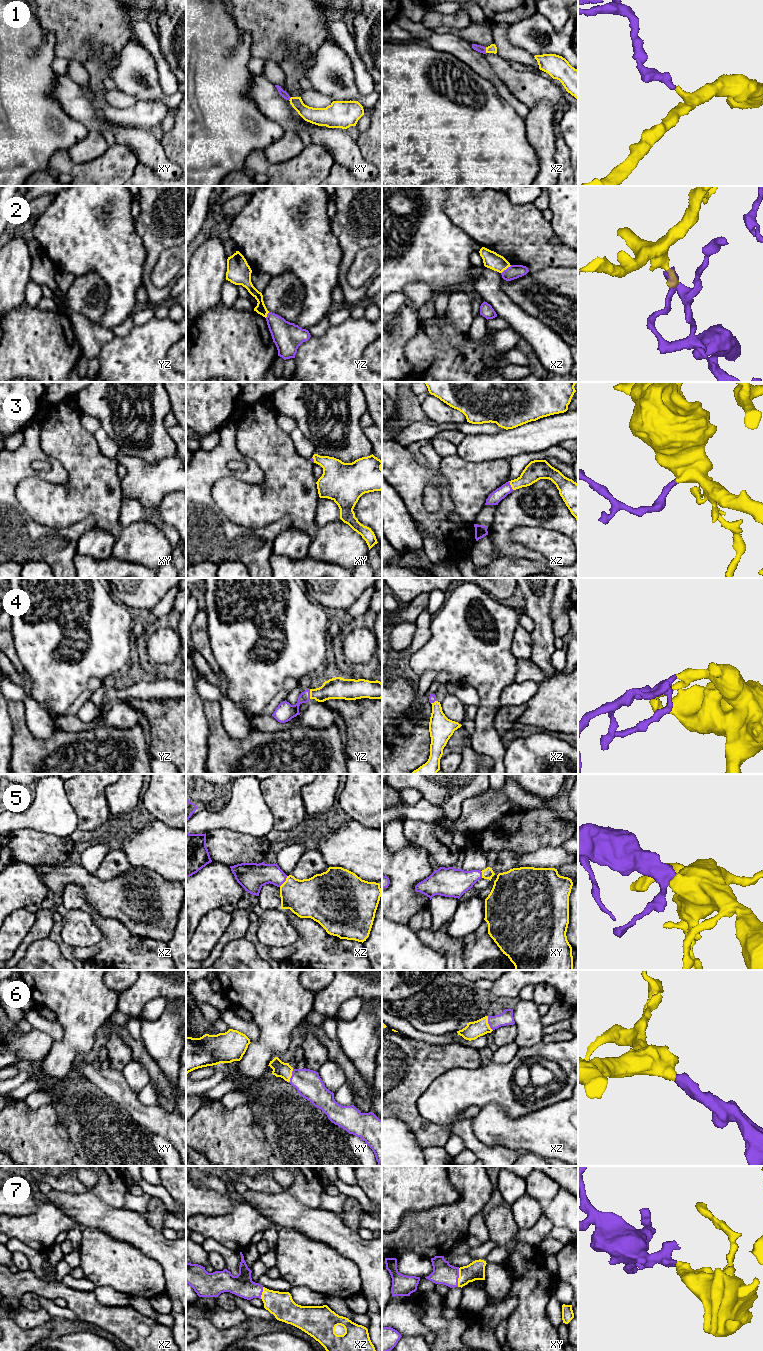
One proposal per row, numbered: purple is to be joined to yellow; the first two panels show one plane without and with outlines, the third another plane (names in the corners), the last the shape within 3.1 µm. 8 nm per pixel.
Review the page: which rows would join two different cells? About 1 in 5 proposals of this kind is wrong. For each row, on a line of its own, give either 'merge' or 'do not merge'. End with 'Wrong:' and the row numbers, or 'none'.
1: merge
2: do not merge
3: merge
4: merge
5: merge
6: merge
7: merge
Wrong: 2

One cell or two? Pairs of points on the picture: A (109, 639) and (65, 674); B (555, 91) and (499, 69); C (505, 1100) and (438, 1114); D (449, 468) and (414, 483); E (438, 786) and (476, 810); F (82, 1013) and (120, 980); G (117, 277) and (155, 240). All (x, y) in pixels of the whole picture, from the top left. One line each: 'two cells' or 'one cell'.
A: one cell
B: one cell
C: one cell
D: two cells
E: two cells
F: two cells
G: two cells

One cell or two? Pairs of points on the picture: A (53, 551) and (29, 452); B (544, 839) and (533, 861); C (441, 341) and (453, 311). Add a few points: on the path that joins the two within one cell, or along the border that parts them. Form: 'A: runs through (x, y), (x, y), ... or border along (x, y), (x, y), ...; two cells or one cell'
A: runs through (28, 527), (10, 509), (10, 477); one cell
B: border along (560, 846), (541, 846), (534, 851), (518, 855); two cells
C: border along (445, 314), (457, 330), (468, 331); two cells

